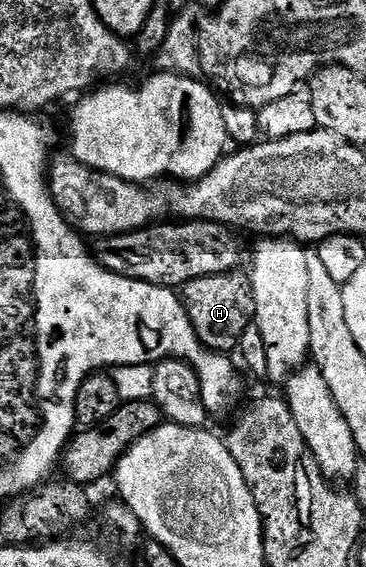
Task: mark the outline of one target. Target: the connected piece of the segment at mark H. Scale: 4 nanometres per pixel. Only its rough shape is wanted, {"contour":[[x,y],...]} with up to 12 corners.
{"contour":[[249,273],[200,276],[180,297],[199,342],[237,351],[254,324]]}

